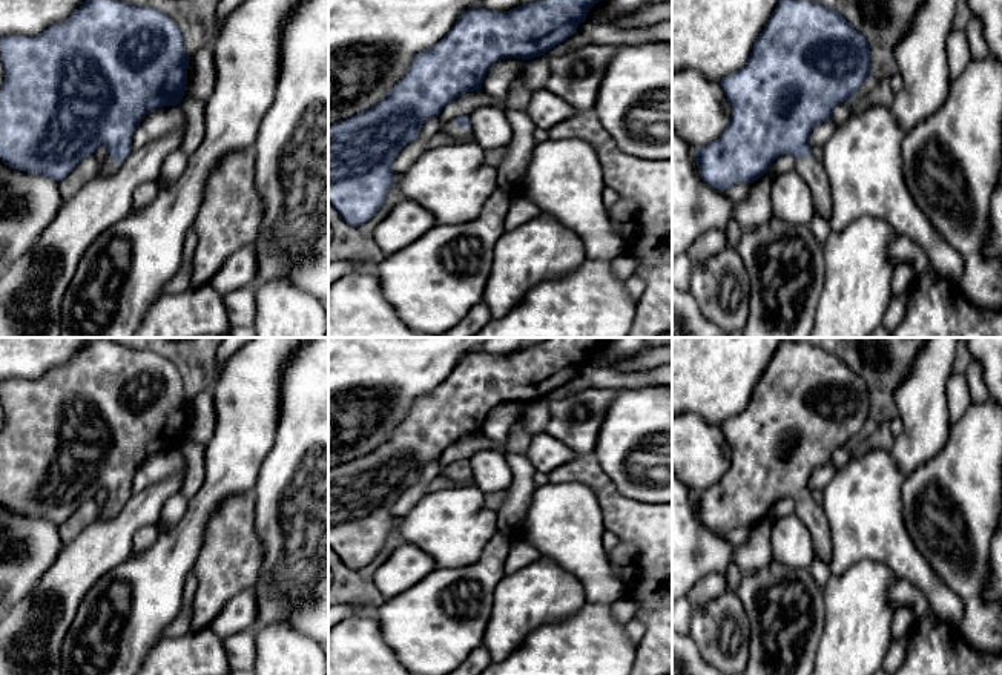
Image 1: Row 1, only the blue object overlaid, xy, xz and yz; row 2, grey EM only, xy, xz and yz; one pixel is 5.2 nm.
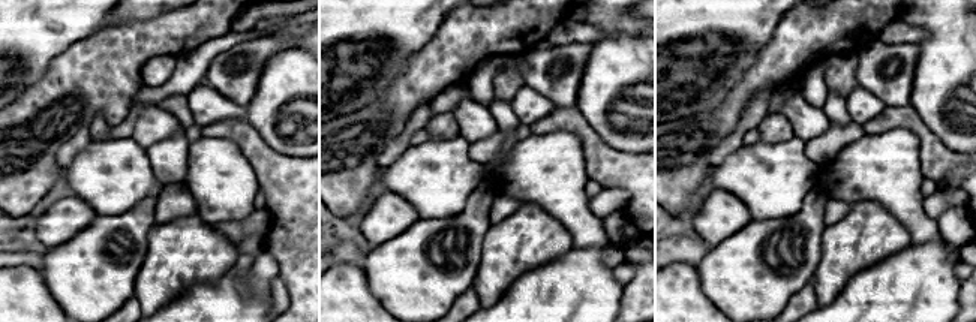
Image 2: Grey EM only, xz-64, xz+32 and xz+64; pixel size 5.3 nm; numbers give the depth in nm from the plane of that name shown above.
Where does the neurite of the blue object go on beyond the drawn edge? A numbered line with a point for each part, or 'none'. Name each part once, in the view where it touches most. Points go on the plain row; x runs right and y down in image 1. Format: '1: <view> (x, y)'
1: xz (453, 473)

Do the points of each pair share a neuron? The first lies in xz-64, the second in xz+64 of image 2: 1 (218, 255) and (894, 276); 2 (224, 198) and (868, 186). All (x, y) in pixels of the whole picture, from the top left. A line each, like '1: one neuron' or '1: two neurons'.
1: two neurons
2: one neuron

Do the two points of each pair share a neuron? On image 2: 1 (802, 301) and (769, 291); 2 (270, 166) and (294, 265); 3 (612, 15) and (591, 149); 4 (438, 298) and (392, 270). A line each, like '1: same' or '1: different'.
1: different
2: same
3: different
4: same

